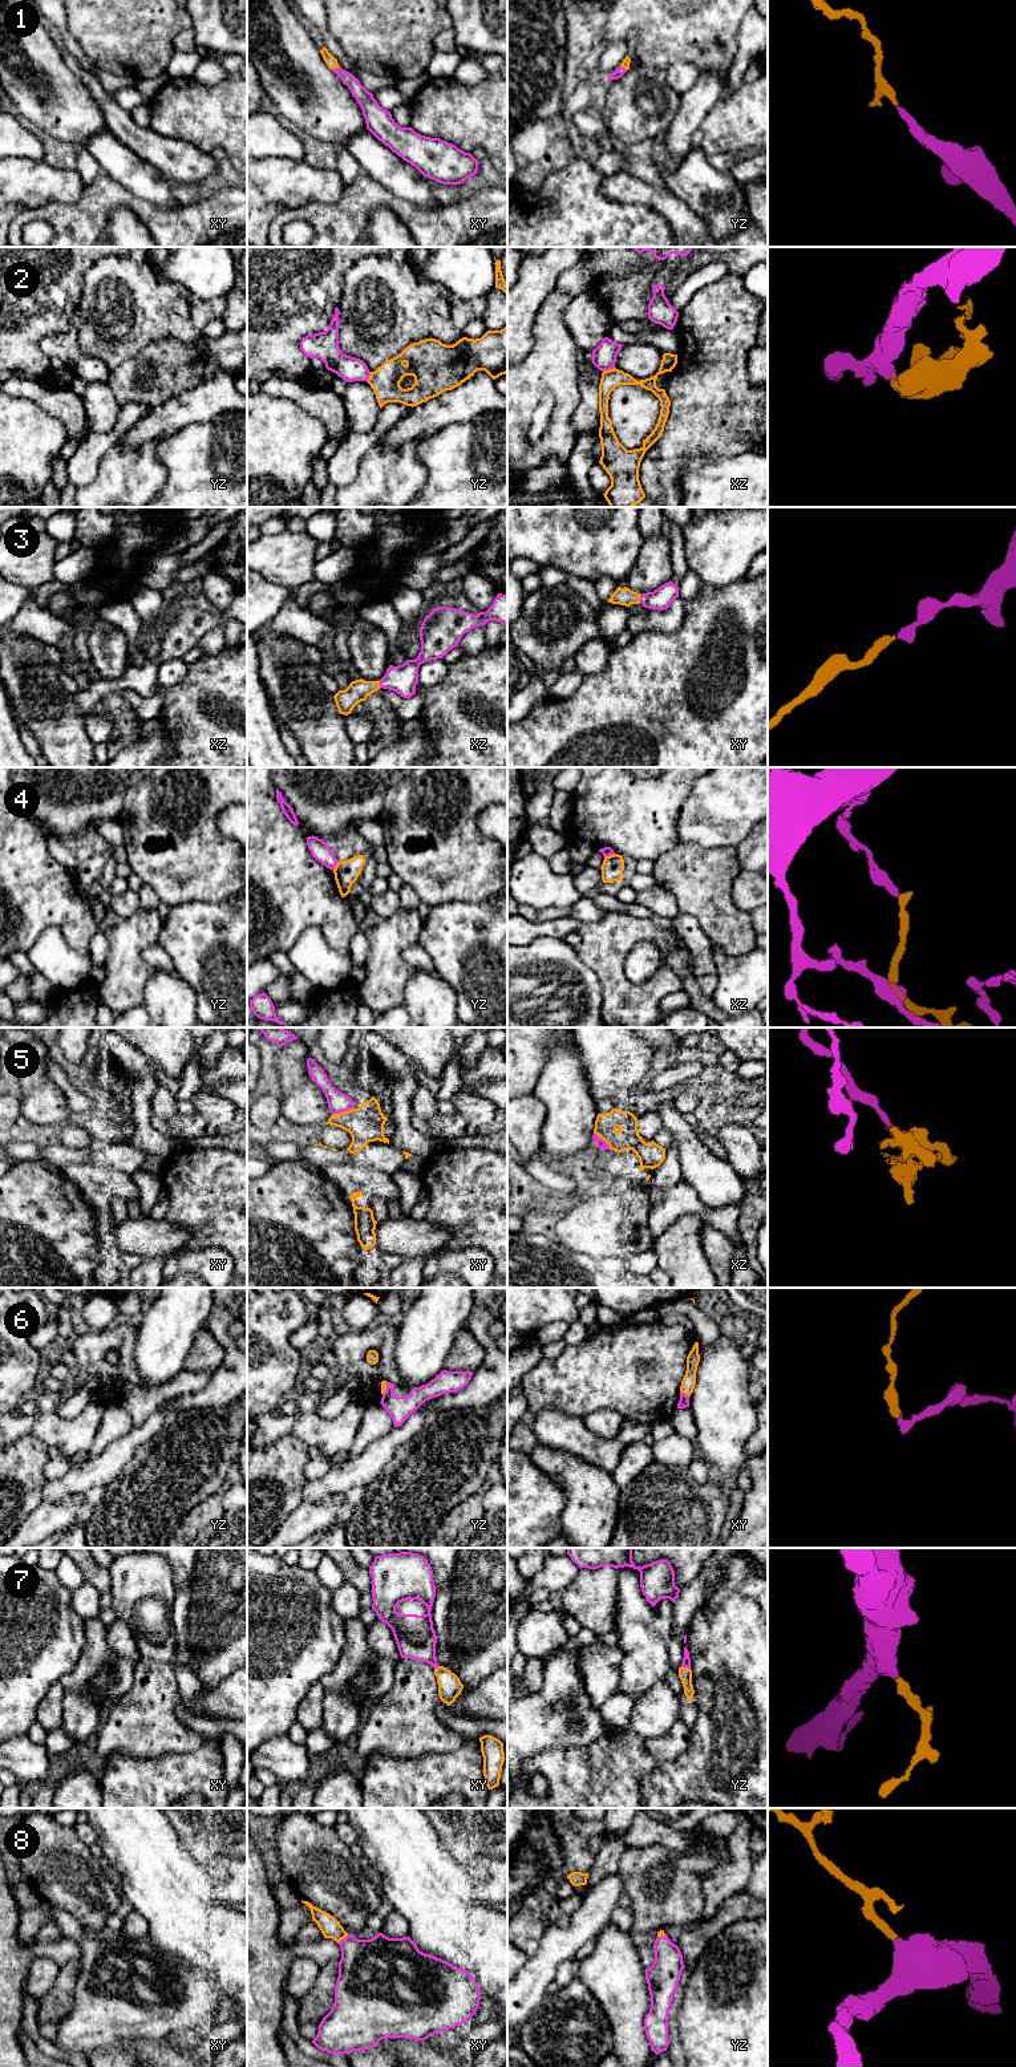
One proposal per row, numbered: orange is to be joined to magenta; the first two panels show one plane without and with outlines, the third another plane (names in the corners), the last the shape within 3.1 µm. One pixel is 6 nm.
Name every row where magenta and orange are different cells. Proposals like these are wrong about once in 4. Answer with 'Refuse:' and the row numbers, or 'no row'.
Refuse: 2, 4

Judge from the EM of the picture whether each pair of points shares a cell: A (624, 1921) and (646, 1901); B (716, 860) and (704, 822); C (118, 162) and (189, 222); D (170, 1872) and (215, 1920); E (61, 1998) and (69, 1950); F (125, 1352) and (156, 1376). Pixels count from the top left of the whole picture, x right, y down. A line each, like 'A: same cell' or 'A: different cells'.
A: different cells
B: different cells
C: different cells
D: same cell
E: different cells
F: different cells

